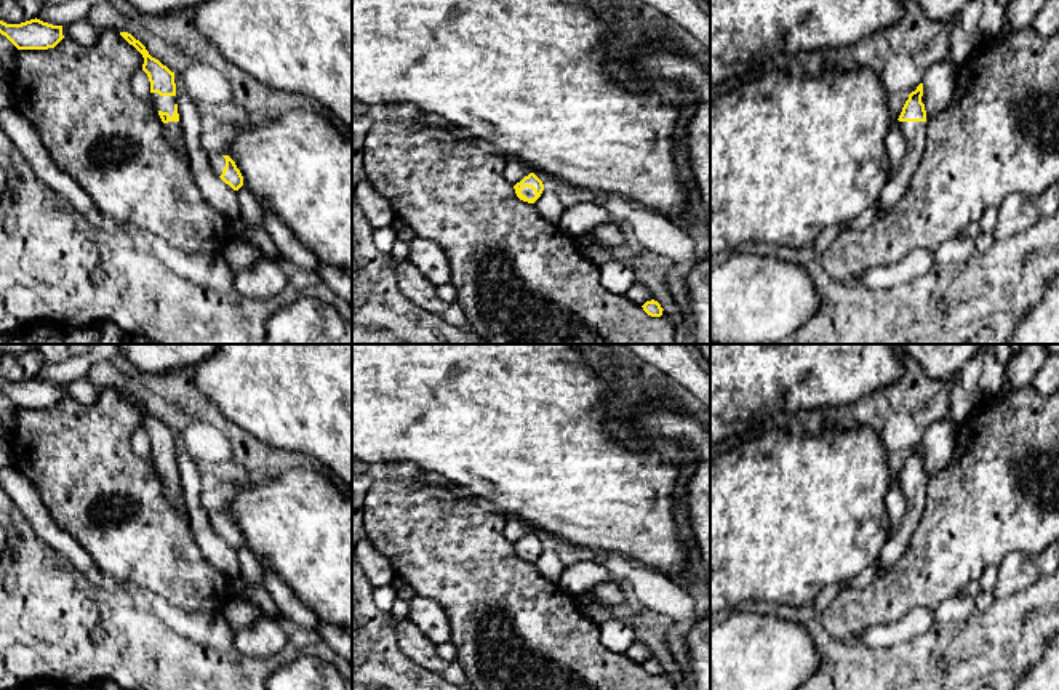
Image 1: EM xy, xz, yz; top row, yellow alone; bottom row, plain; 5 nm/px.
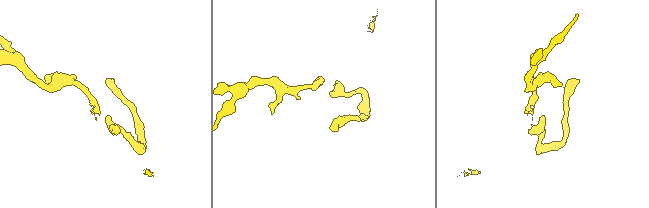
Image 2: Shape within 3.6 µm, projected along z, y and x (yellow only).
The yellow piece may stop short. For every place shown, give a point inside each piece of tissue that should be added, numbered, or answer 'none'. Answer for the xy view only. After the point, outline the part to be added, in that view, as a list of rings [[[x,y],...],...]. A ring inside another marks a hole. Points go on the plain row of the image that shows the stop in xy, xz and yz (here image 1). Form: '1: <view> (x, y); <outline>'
1: xy (162, 461); [[[150,451],[150,458],[157,469],[168,471],[173,475],[176,455],[160,455],[158,451]]]

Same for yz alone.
1: yz (915, 490); [[[901,480],[901,483],[907,498],[907,511],[880,551],[877,576],[886,573],[905,552],[926,504],[926,480]]]

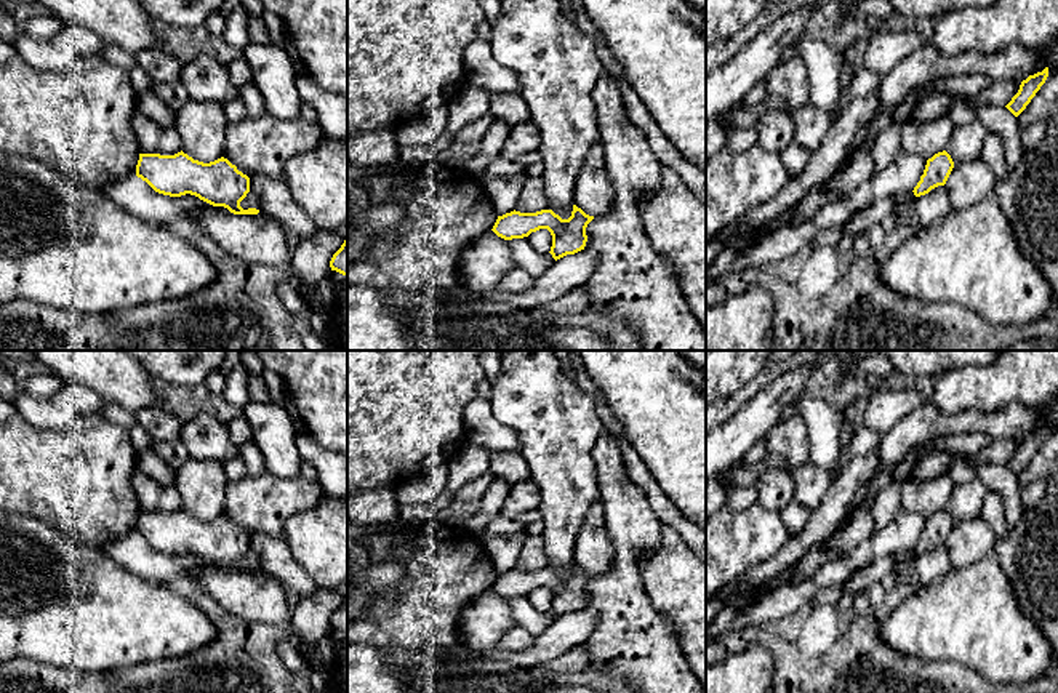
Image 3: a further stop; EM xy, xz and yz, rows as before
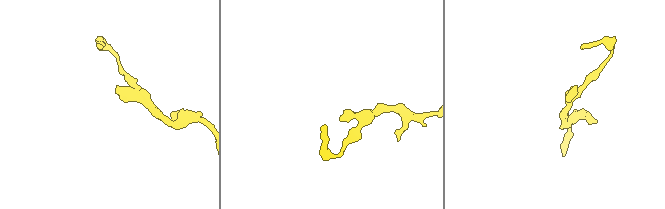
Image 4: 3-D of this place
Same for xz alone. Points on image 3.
none

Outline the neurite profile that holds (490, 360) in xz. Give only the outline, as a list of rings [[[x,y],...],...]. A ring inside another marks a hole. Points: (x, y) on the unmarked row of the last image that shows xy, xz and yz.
[[[482,351],[480,362],[487,379],[495,383],[501,373],[501,355],[496,351]]]

